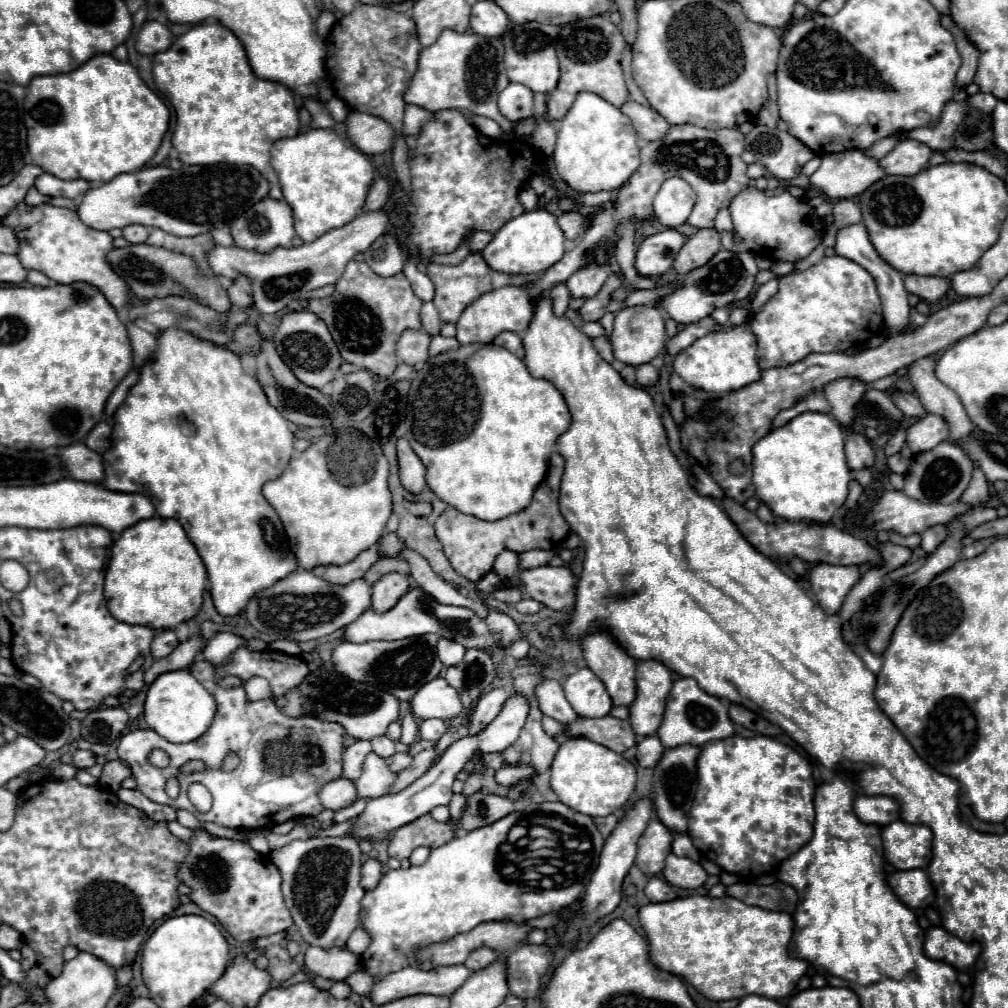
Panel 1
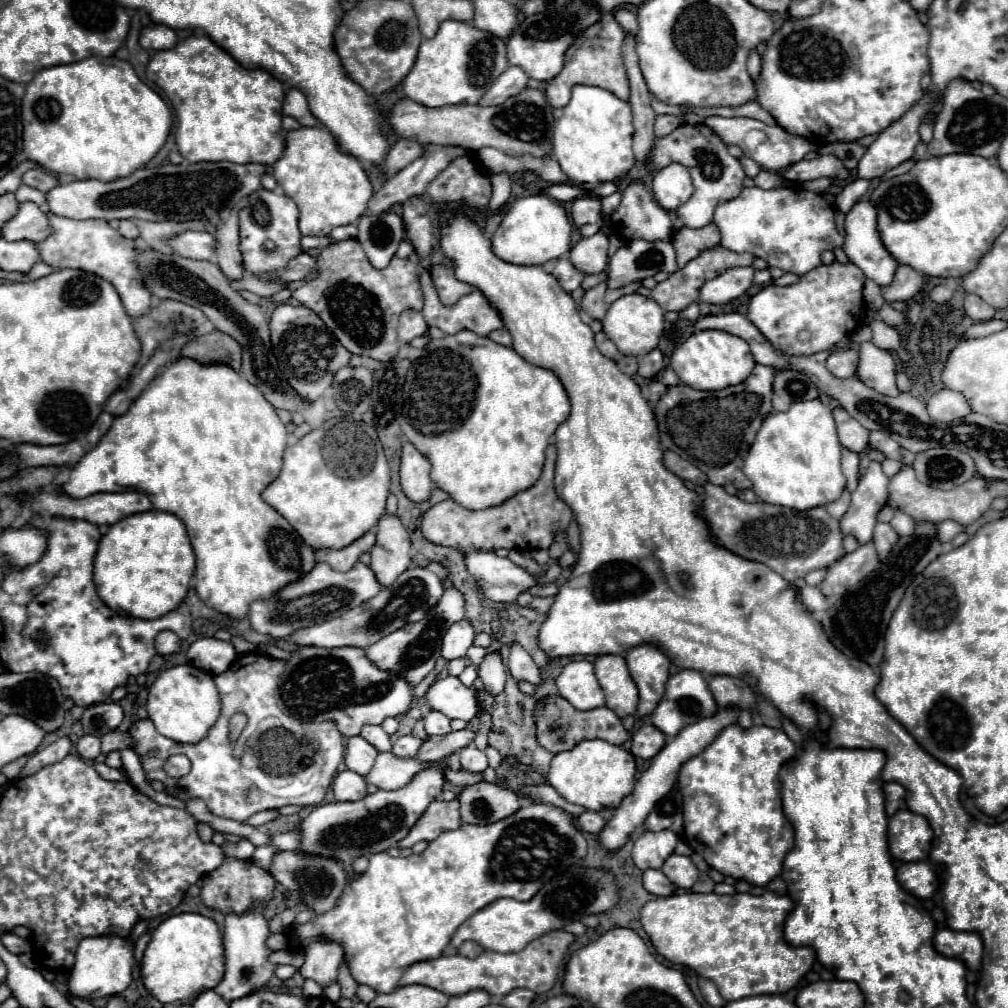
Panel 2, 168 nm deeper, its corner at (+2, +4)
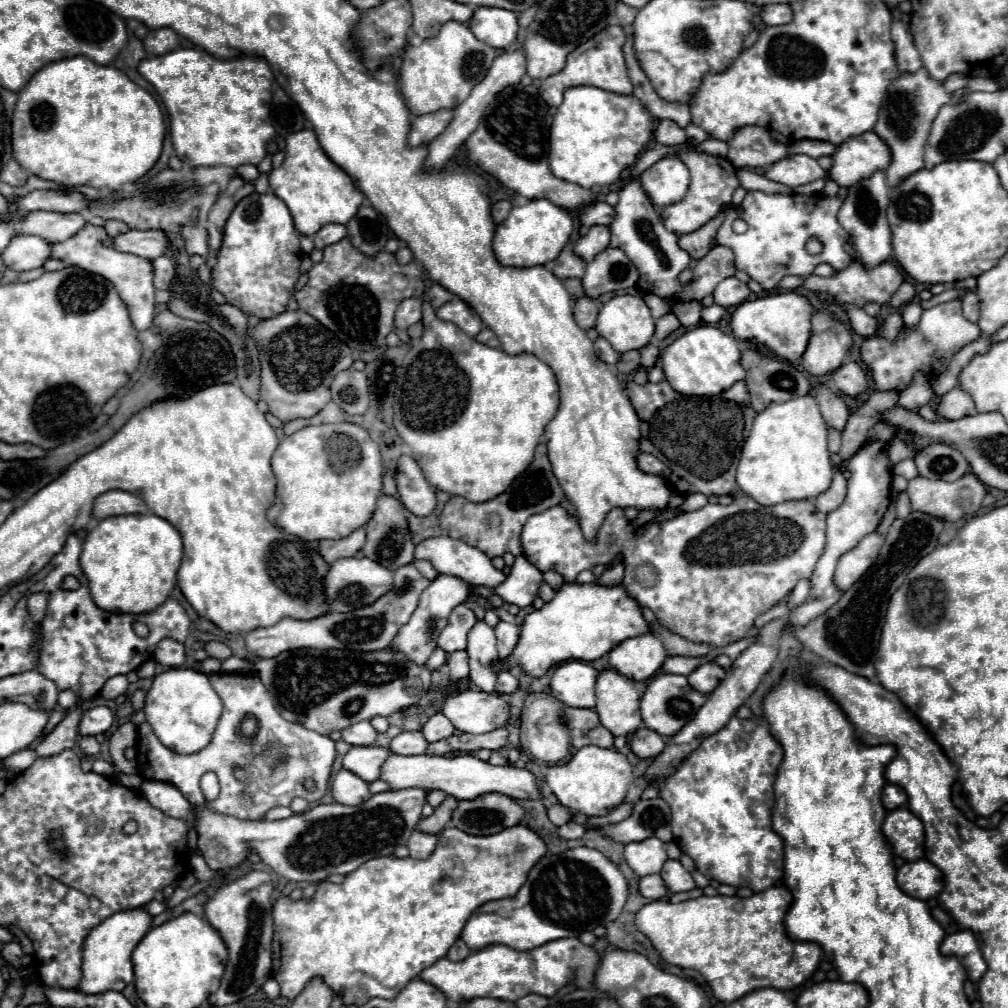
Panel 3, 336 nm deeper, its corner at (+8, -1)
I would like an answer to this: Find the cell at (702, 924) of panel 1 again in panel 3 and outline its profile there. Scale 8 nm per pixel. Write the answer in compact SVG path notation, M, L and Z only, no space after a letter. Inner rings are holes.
M772 886L764 892L752 894L750 898L738 896L700 896L694 900L684 900L672 904L668 900L656 900L638 910L634 924L636 928L650 938L660 956L674 966L698 970L712 988L712 994L720 1002L734 1002L754 990L760 988L776 988L776 990L792 990L802 986L820 962L820 946L812 942L790 942L784 934L784 914L788 912L792 902L792 894L786 886Z

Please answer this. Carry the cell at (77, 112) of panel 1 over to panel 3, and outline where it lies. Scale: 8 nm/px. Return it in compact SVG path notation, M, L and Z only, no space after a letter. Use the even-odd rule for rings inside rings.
M76 56L76 58L66 58L60 62L52 62L48 66L44 66L42 70L38 70L32 80L24 86L24 90L18 92L18 104L14 108L14 116L12 116L12 150L14 150L14 158L16 162L30 174L36 174L44 180L52 180L58 184L88 184L94 188L110 188L110 190L118 190L122 184L126 182L136 182L138 178L142 178L152 166L154 162L160 158L162 152L162 142L164 142L164 134L166 134L166 126L164 126L164 116L160 106L156 104L156 100L152 98L152 94L148 94L144 88L136 86L122 70L114 68L114 66L102 66L92 62L86 56Z

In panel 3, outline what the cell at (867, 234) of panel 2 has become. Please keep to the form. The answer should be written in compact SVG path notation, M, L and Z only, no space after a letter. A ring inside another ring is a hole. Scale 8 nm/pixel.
M876 172L874 176L862 180L860 184L848 188L848 196L838 212L840 226L848 232L850 244L856 250L856 262L866 268L880 266L892 260L892 246L890 246L890 228L886 222L886 208L888 208L888 186L884 172Z

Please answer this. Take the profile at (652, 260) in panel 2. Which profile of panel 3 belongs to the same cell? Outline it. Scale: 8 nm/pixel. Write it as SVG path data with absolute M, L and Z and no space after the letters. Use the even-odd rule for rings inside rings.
M606 248L588 266L582 278L586 296L598 298L608 292L618 292L634 286L640 274L630 258L620 248Z

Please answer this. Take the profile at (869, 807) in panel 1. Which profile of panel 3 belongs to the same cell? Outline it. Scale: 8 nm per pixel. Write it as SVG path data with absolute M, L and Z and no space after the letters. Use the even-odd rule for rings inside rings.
M886 784L884 792L882 792L882 804L886 810L896 810L900 806L906 804L906 796L904 796L904 790L900 786L894 786L894 784Z

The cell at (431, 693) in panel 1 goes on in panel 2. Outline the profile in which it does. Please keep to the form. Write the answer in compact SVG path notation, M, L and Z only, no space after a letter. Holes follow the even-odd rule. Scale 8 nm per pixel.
M458 677L436 679L426 691L426 699L434 711L444 713L448 719L470 721L480 715L480 701L476 691L462 685Z

